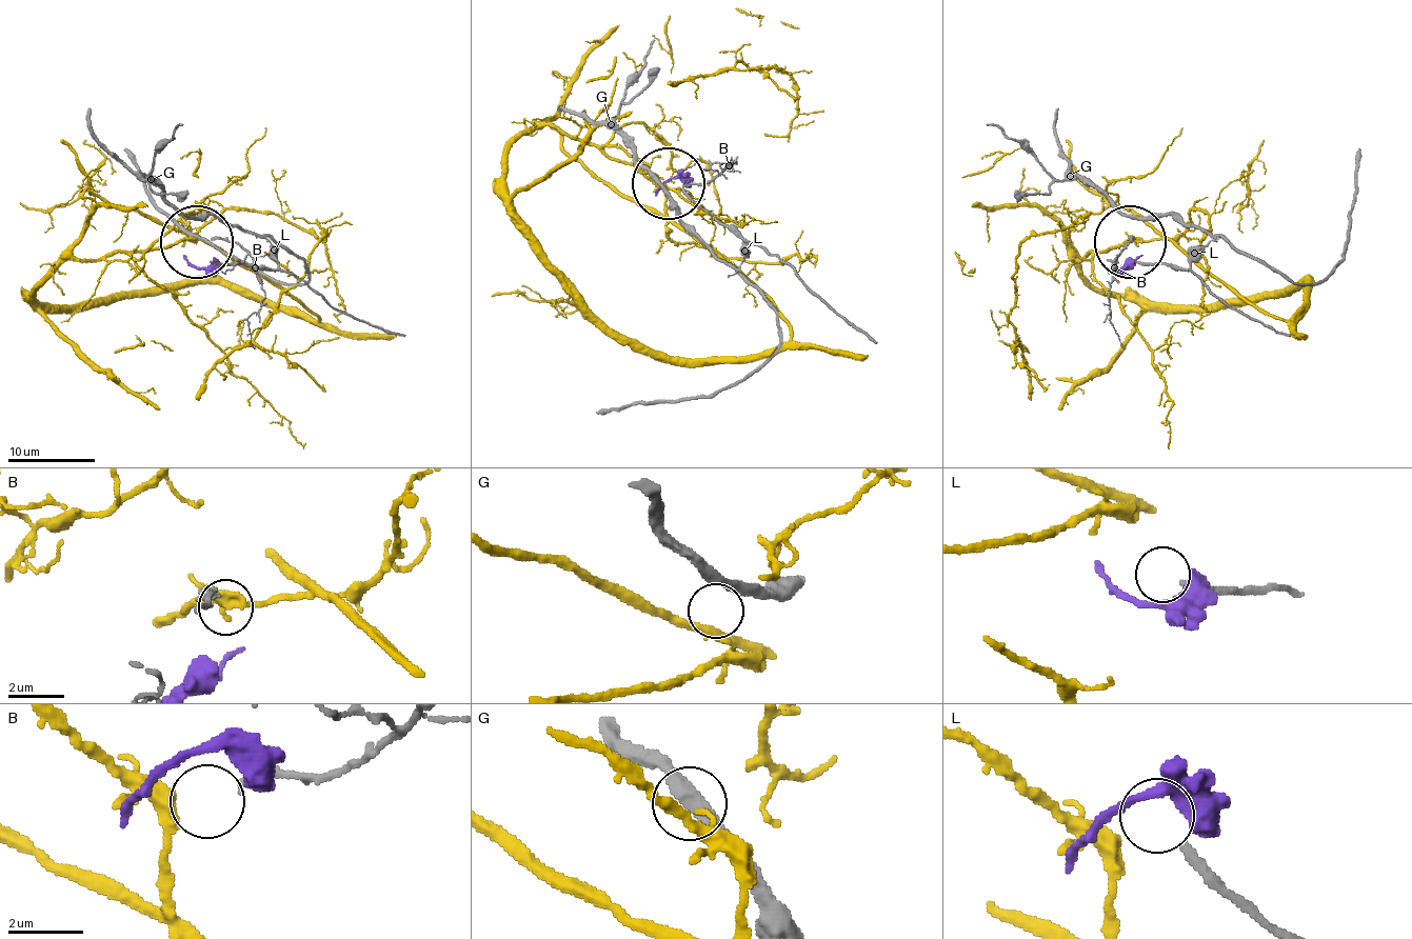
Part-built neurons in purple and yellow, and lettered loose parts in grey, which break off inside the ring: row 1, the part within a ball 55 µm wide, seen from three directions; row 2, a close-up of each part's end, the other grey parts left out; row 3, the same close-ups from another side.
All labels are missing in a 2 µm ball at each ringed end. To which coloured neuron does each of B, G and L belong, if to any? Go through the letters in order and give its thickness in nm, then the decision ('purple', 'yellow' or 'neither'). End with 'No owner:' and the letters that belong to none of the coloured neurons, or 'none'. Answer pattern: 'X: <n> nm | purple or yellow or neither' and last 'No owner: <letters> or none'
B: 200 nm | yellow
G: 320 nm | neither
L: 240 nm | neither
No owner: G, L

